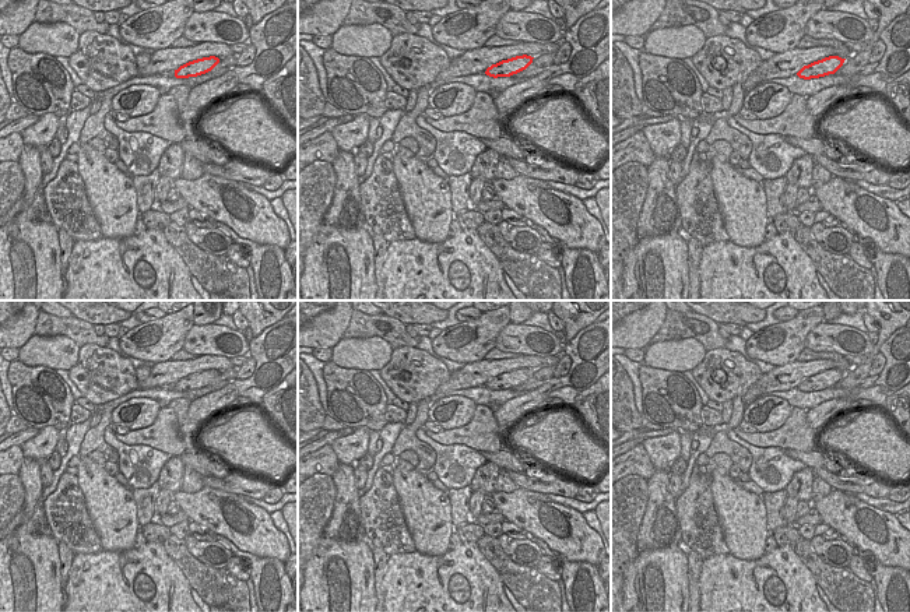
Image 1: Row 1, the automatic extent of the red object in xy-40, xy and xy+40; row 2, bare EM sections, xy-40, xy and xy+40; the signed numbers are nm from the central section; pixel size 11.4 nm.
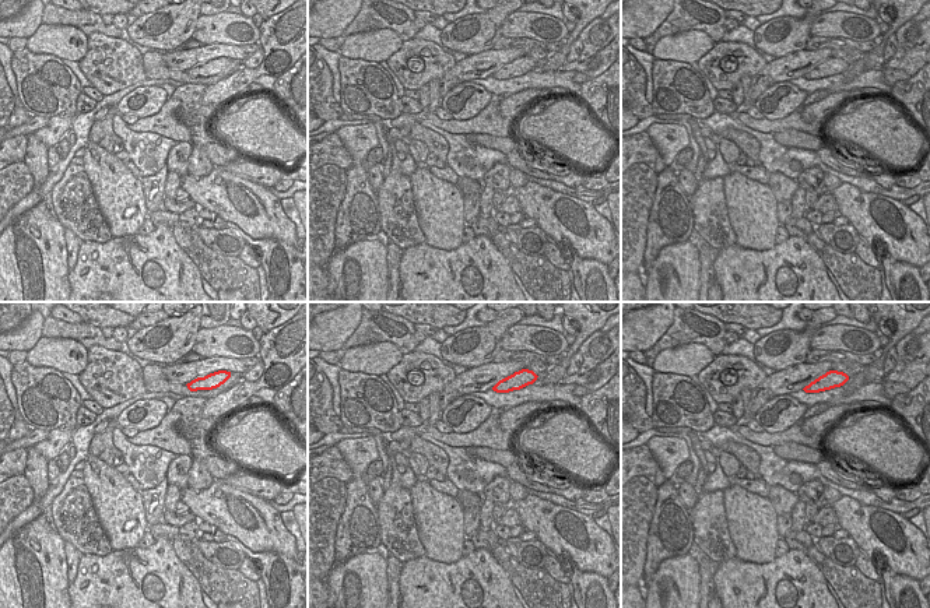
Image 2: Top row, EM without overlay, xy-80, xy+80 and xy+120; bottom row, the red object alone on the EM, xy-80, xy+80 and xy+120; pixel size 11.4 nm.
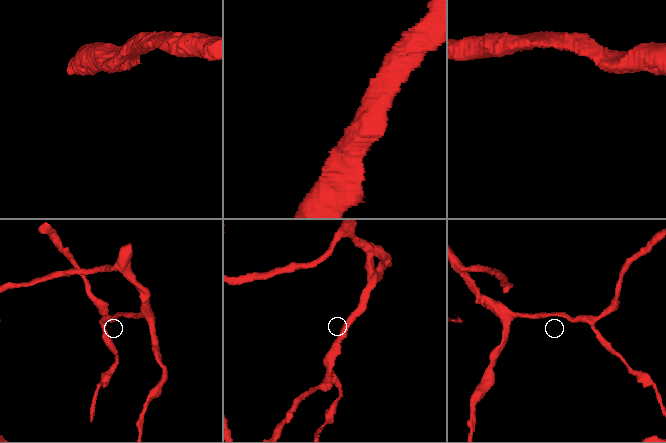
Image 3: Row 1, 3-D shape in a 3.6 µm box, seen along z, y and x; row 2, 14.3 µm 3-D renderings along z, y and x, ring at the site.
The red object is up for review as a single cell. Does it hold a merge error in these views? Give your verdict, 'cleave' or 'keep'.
keep

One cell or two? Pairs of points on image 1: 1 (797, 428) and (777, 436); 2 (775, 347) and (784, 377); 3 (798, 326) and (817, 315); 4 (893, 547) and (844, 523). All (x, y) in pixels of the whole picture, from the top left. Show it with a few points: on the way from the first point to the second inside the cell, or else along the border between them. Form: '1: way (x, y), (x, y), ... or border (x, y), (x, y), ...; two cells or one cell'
1: way (793, 432), (789, 436), (782, 436); one cell
2: border (796, 359), (775, 368); two cells
3: way (803, 323), (812, 316); one cell
4: way (881, 544), (870, 534), (864, 534), (857, 528); one cell

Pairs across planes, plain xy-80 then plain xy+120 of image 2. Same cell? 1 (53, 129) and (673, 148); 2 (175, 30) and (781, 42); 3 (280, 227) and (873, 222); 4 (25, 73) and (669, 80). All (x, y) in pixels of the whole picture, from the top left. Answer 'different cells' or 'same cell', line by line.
1: different cells
2: same cell
3: same cell
4: same cell

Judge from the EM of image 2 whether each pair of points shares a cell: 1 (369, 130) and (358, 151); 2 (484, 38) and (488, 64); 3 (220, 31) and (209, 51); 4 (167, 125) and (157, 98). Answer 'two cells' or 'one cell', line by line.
1: two cells
2: two cells
3: two cells
4: two cells

